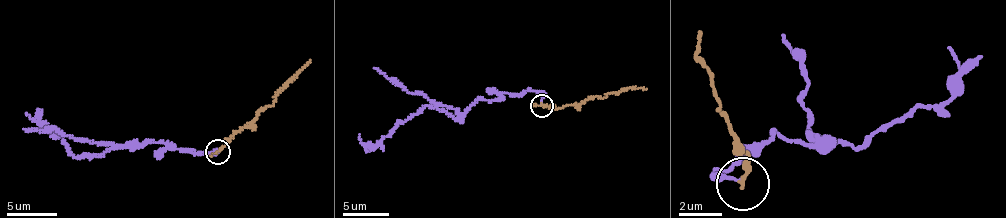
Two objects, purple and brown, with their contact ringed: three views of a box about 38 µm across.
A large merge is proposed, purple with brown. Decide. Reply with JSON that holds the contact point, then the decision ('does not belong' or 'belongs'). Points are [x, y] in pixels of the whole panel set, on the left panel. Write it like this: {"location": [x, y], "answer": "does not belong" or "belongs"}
{"location": [217, 151], "answer": "does not belong"}

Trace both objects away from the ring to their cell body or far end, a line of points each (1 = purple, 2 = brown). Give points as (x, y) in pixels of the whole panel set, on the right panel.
1: (741, 182), (717, 179), (720, 169), (777, 131), (854, 149), (912, 109), (952, 96), (959, 67), (946, 48)
2: (741, 182), (750, 160), (715, 109), (699, 55), (700, 29)

